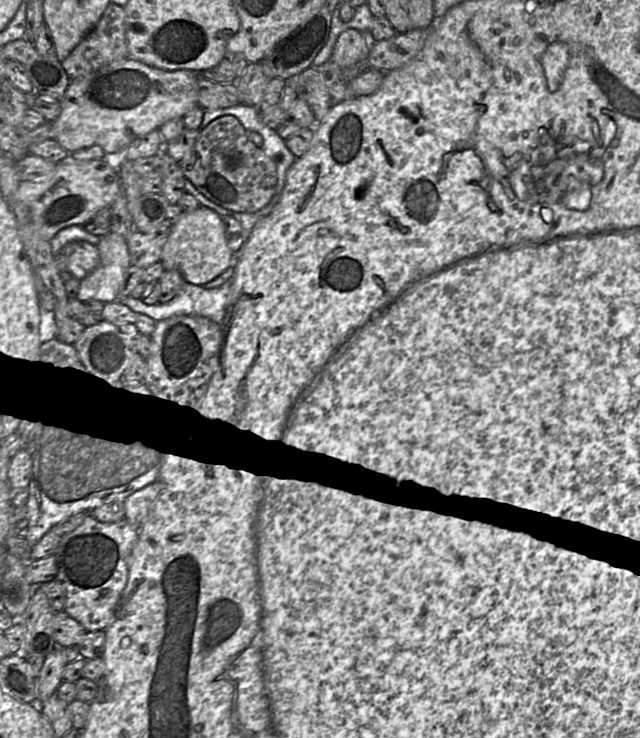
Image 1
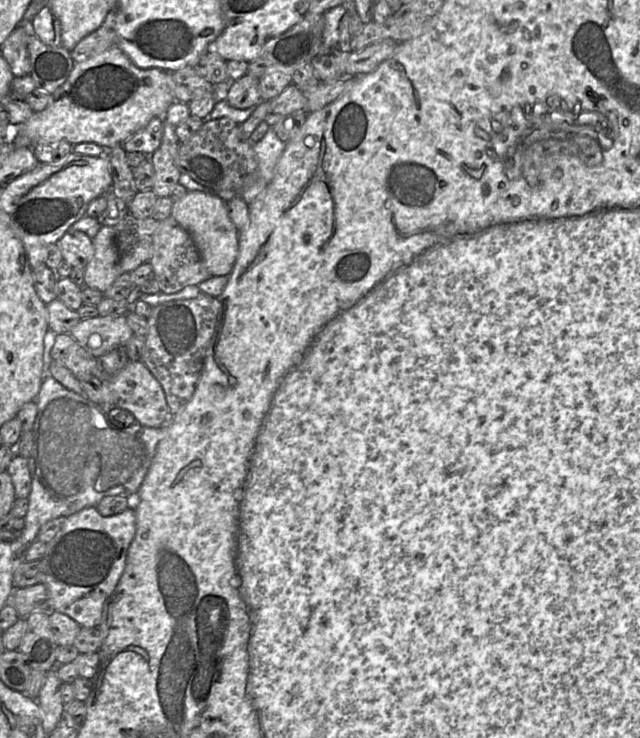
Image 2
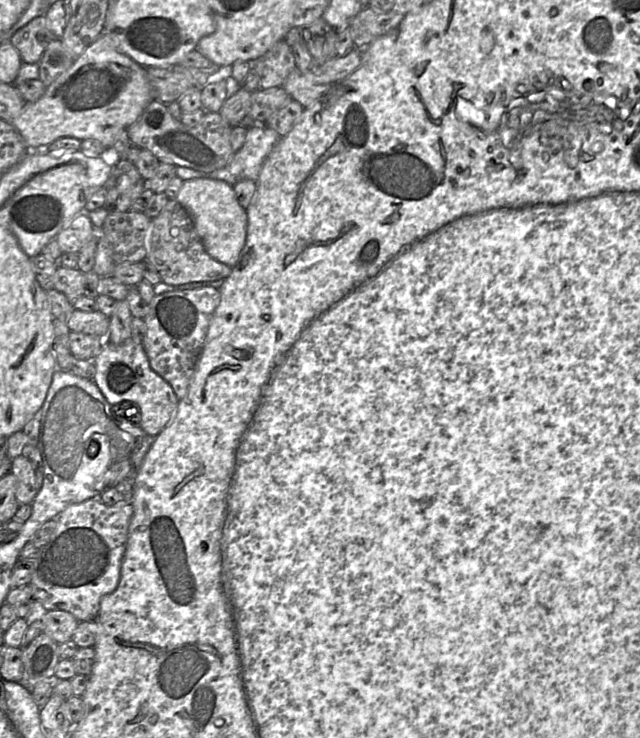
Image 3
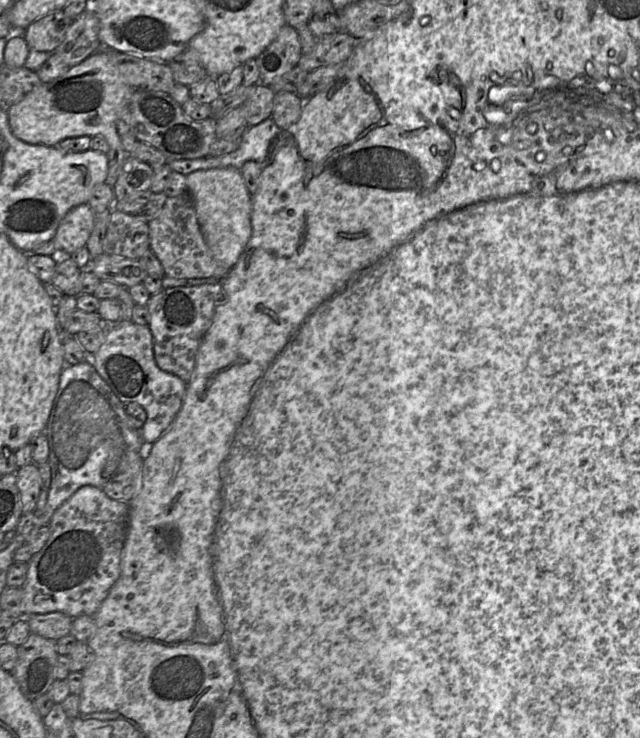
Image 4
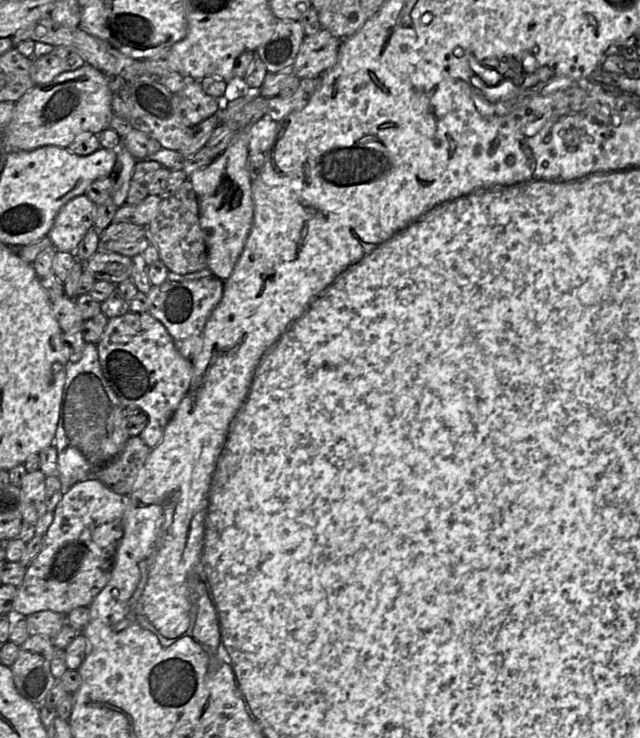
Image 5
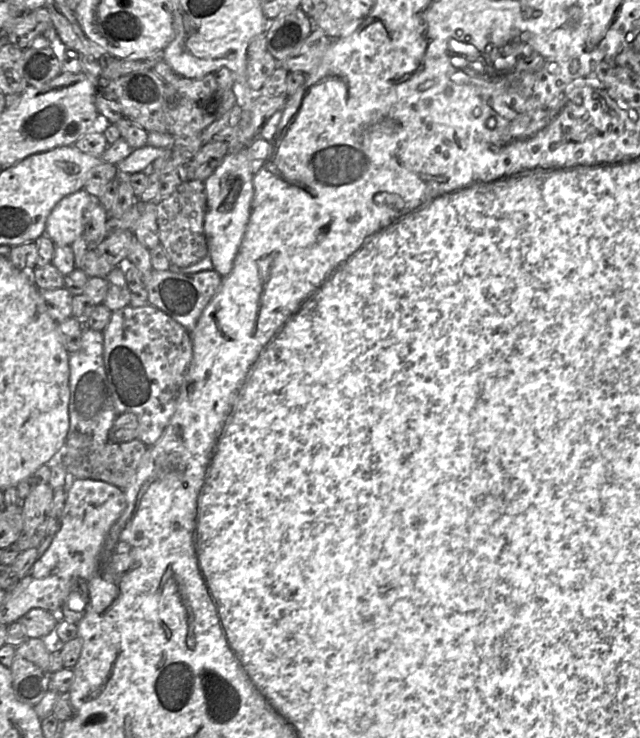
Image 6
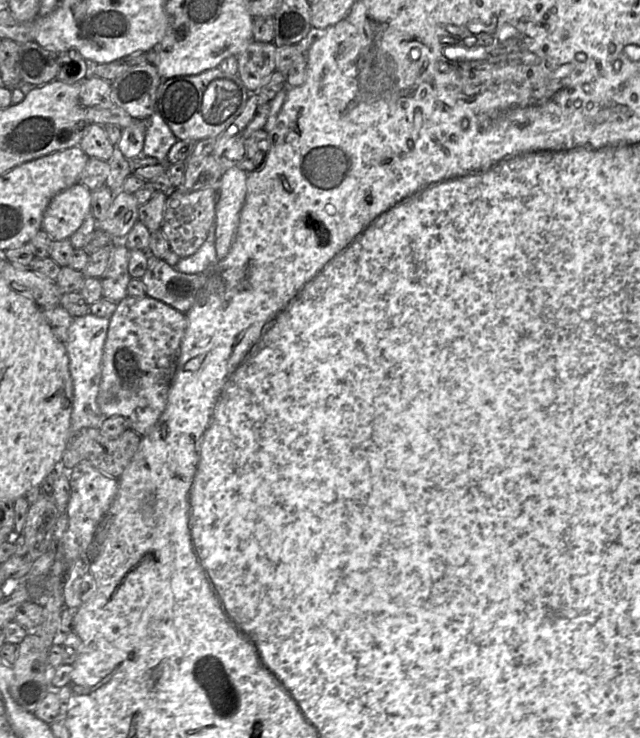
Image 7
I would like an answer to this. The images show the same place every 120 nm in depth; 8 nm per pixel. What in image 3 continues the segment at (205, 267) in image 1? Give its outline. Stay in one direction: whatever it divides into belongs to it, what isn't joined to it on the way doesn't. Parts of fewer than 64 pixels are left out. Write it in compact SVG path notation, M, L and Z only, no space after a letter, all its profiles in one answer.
M206 177L184 181L175 198L189 213L206 252L229 267L239 261L247 238L248 215L237 202L233 186Z

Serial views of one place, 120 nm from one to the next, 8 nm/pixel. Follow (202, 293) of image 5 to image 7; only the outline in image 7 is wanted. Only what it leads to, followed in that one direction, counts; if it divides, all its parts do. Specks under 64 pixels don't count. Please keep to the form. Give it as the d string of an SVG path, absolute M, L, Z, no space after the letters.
M149 257L148 268L141 278L146 295L186 314L206 284L206 273L185 274L165 260Z

